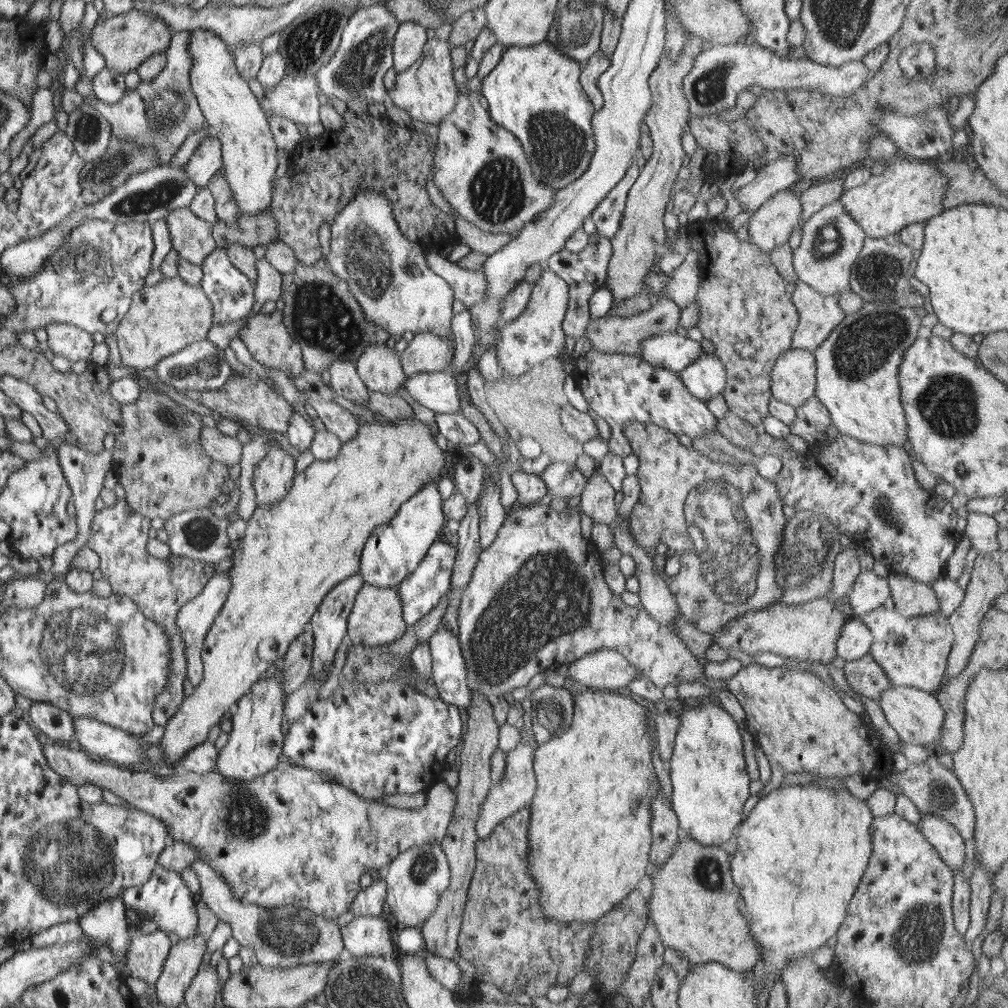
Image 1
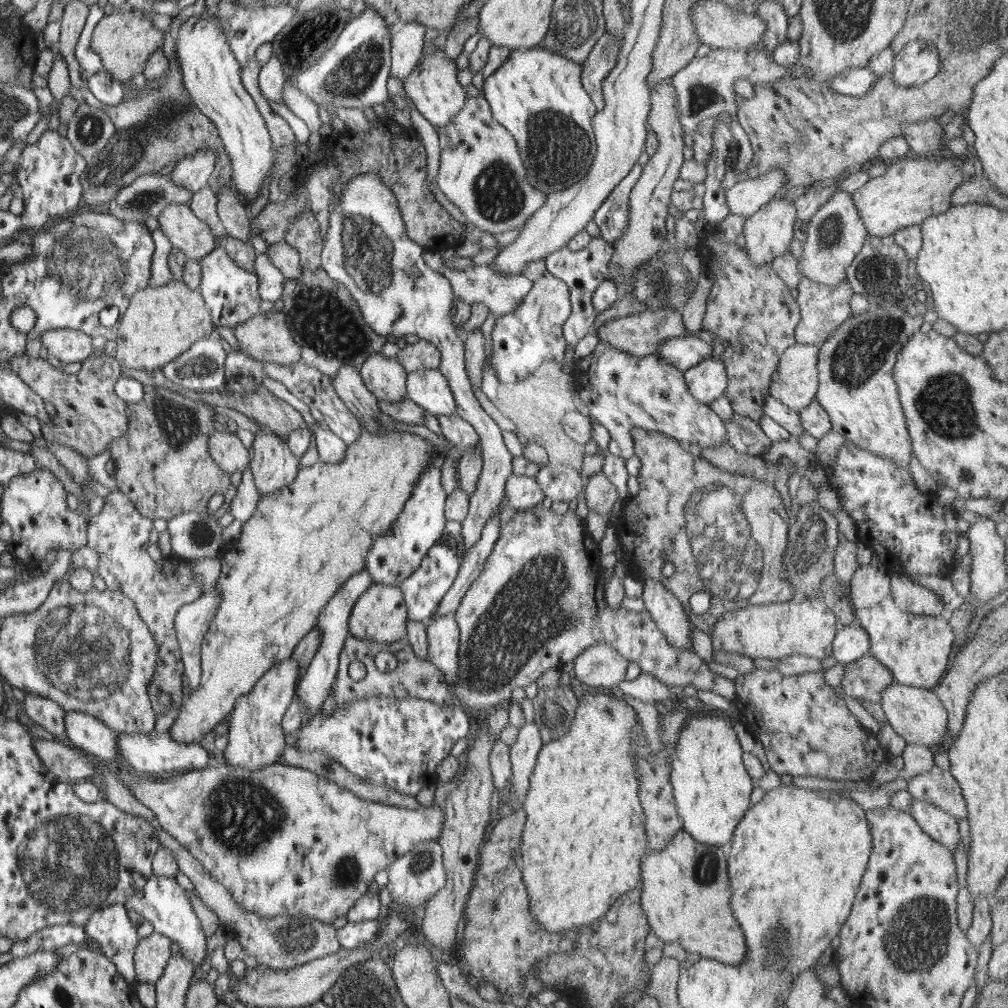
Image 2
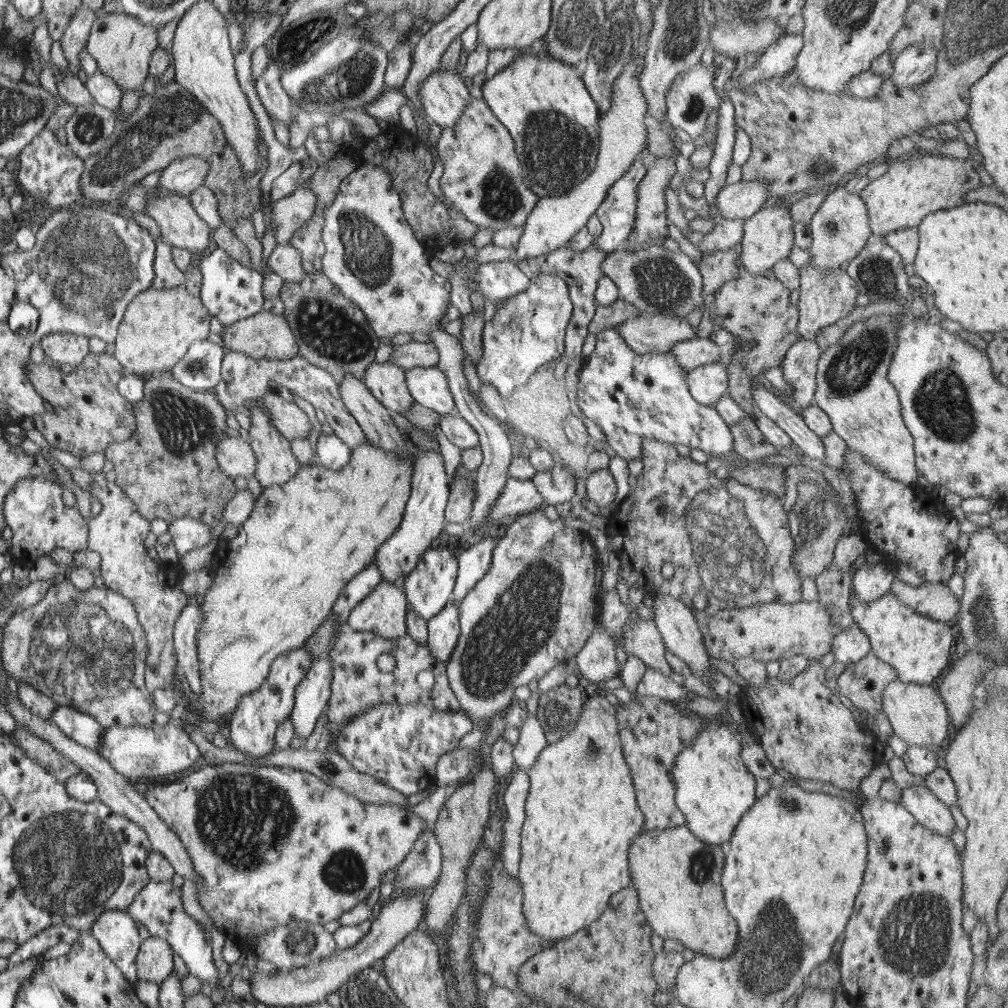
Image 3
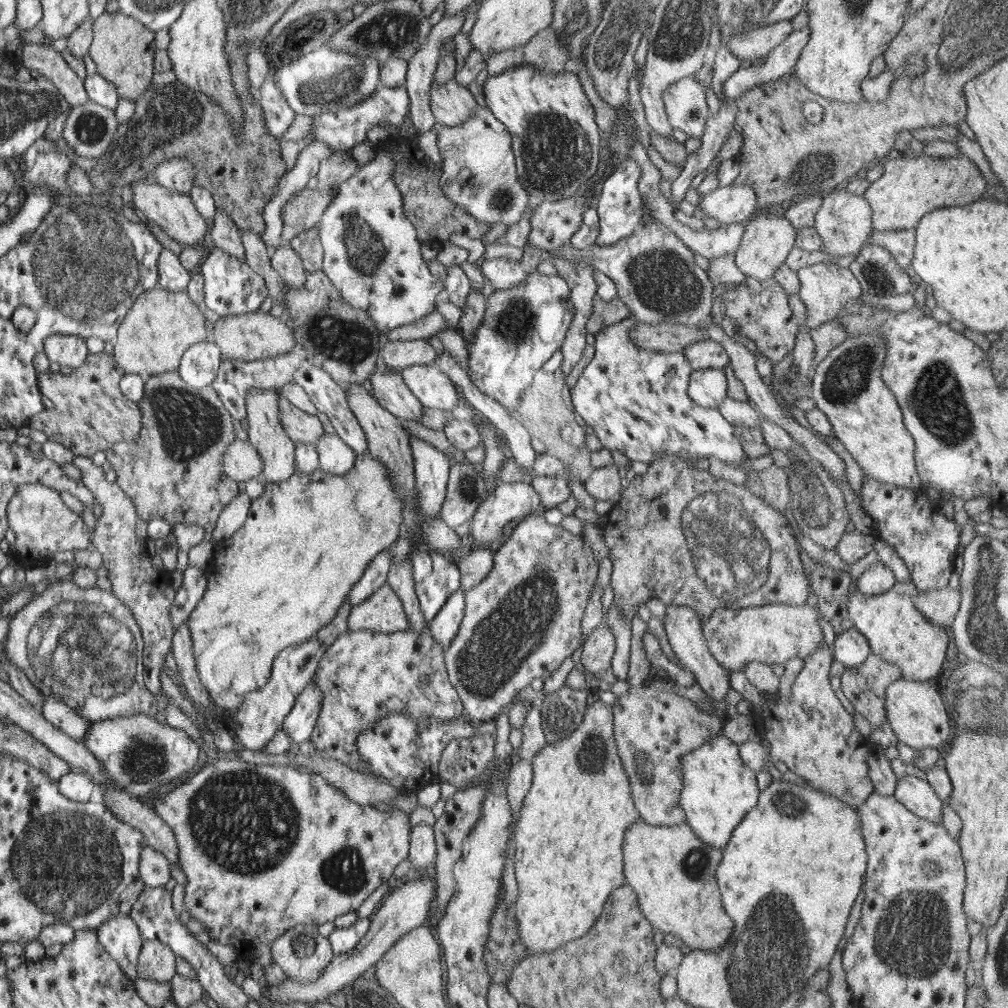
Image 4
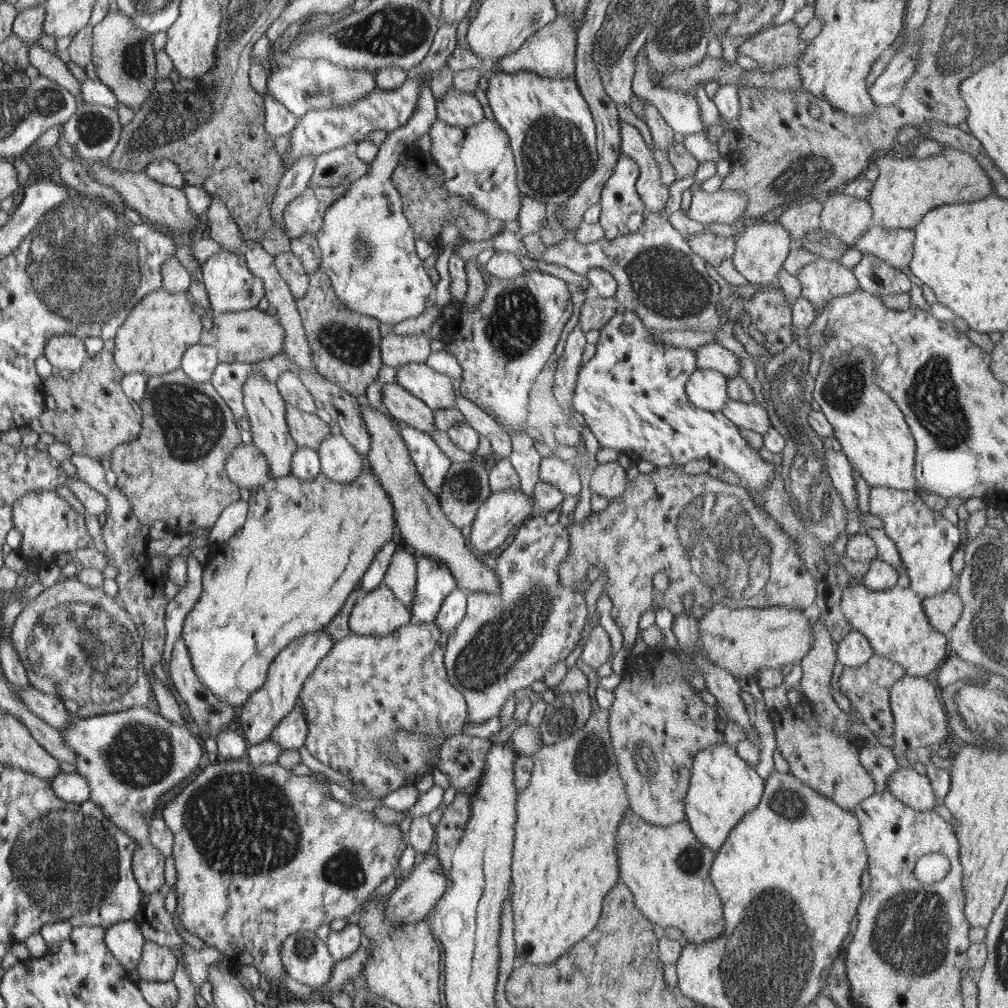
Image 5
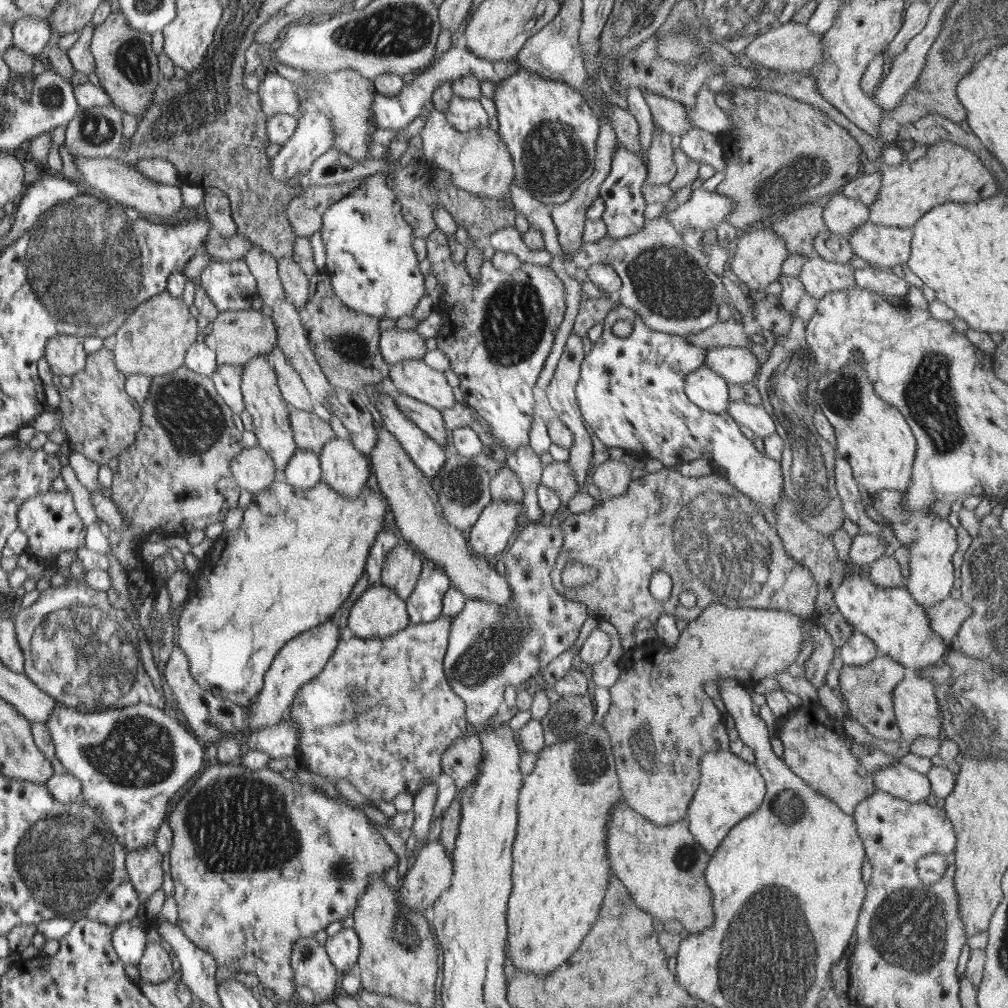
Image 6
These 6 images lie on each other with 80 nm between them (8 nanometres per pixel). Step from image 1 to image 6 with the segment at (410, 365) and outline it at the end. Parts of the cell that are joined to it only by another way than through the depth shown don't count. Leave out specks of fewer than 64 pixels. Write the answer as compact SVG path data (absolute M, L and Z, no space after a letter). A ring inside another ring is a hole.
M395 326L380 332L378 349L389 366L399 361L422 359L427 352L423 338L411 329L403 331Z

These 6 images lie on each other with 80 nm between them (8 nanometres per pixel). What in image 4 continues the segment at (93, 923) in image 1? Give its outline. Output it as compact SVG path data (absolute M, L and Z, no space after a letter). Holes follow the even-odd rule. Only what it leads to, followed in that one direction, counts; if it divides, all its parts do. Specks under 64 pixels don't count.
M116 915L103 920L103 925L95 930L102 948L118 962L122 972L131 980L138 978L138 954L139 948L142 948L137 928L128 915Z

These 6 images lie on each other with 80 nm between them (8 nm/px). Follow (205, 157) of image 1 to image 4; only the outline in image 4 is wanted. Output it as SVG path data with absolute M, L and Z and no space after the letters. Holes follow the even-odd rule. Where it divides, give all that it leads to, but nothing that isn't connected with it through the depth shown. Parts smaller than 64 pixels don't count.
M179 157L159 163L151 173L155 183L187 195L188 190L193 187L192 178L196 170L192 162Z

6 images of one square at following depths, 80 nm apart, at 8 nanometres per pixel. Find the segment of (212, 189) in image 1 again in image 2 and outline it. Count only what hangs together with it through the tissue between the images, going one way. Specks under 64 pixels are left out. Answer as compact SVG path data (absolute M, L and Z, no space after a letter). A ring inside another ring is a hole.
M220 188L215 196L217 216L223 231L251 246L249 215L243 202L229 188Z

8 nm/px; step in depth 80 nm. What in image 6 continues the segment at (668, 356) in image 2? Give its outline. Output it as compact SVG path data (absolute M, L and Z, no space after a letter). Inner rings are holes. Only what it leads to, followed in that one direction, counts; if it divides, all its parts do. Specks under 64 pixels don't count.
M745 347L707 348L703 366L722 376L728 385L751 382L758 372L757 359Z

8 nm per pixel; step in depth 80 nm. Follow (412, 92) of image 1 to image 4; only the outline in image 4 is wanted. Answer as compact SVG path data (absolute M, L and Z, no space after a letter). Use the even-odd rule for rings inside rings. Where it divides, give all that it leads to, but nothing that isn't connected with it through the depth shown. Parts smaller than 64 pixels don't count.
M454 78L443 85L431 84L428 98L433 118L439 125L463 125L466 124L465 120L478 113L476 100L469 90L459 86Z

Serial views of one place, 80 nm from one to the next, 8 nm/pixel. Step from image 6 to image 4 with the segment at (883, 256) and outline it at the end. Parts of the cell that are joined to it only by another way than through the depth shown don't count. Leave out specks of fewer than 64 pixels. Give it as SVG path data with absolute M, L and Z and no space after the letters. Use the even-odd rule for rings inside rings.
M901 229L894 231L872 230L868 242L884 248L894 263L905 269L911 262L914 249L914 230Z

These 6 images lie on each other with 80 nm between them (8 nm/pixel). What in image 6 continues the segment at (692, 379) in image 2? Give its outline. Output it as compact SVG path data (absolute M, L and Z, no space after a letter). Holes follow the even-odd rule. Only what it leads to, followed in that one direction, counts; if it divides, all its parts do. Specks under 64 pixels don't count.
M701 365L684 376L685 396L701 410L725 413L728 407L728 384L716 372Z

